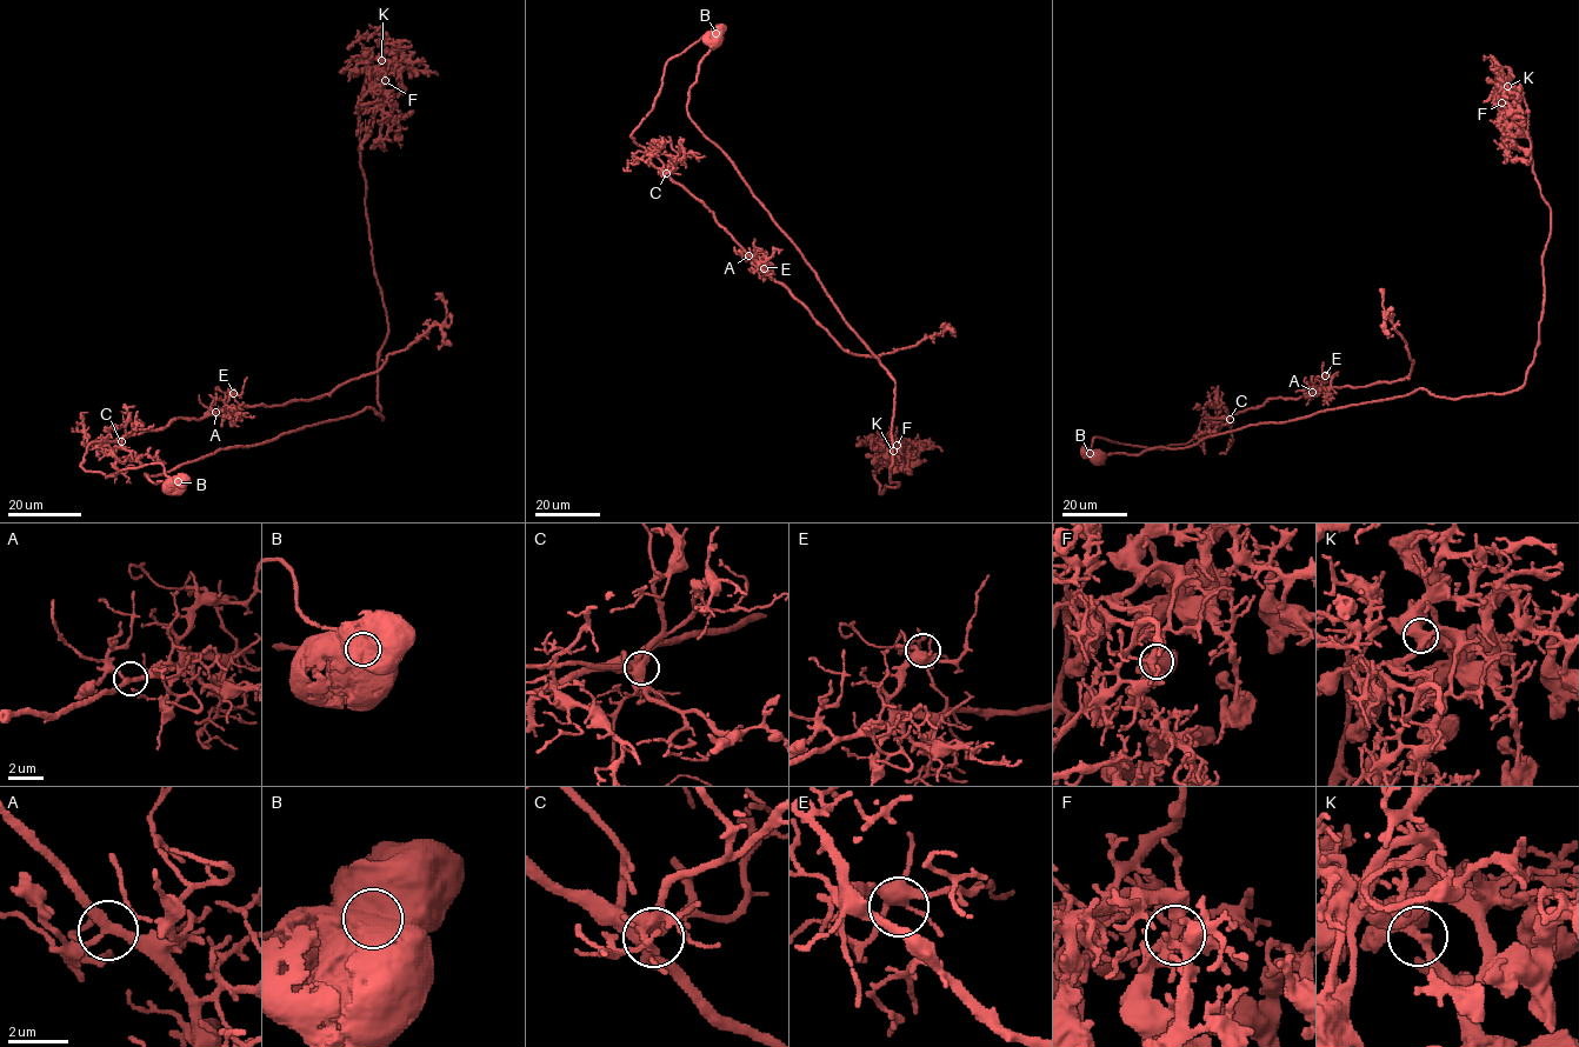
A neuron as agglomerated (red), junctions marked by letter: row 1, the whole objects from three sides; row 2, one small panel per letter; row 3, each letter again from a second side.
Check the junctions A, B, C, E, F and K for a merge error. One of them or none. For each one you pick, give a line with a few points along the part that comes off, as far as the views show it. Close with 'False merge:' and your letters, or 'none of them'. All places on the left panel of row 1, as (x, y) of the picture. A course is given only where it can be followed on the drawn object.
B: Course of the part to remove: (179, 481), (160, 464), (108, 477), (80, 464), (93, 441), (321, 398), (374, 373), (445, 320), (435, 293)
False merge: B

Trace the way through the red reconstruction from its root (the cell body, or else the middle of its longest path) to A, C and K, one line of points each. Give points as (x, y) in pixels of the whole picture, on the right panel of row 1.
A: (1096, 458), (1091, 449), (1096, 437), (1156, 448), (1186, 445), (1204, 419), (1312, 392)
C: (1096, 458), (1091, 449), (1096, 437), (1165, 448), (1187, 444), (1204, 419), (1230, 419)
K: (1096, 458), (1418, 388), (1518, 391), (1538, 340), (1551, 208), (1527, 105), (1507, 86)

